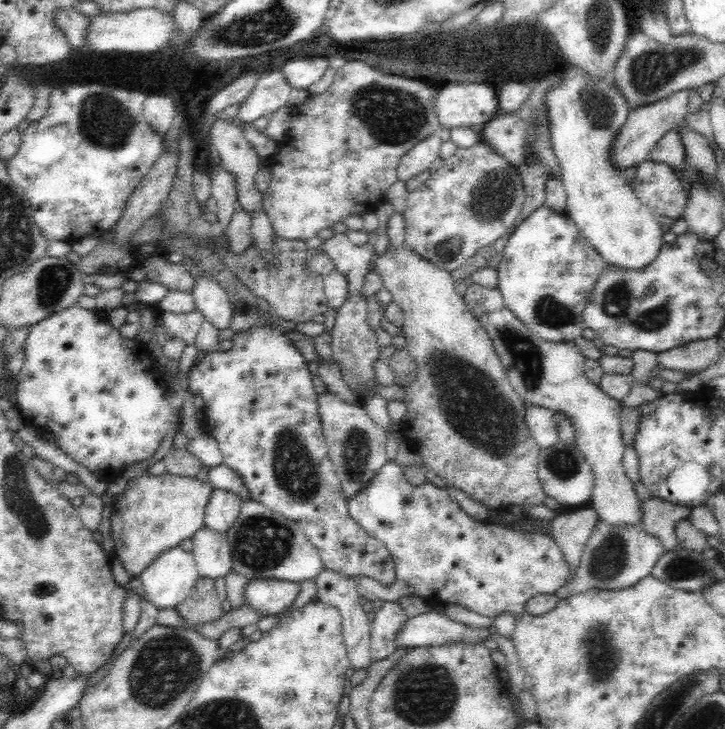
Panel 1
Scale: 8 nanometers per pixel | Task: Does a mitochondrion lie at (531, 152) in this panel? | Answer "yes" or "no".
yes

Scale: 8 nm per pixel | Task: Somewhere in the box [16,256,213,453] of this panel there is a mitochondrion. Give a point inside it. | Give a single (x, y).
(52, 278)

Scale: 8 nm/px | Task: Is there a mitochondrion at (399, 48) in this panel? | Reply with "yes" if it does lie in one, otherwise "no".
no

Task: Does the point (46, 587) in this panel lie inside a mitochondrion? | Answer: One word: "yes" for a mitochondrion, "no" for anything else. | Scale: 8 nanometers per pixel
yes

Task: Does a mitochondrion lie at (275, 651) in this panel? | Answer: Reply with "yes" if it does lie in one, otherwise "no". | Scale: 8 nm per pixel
no

